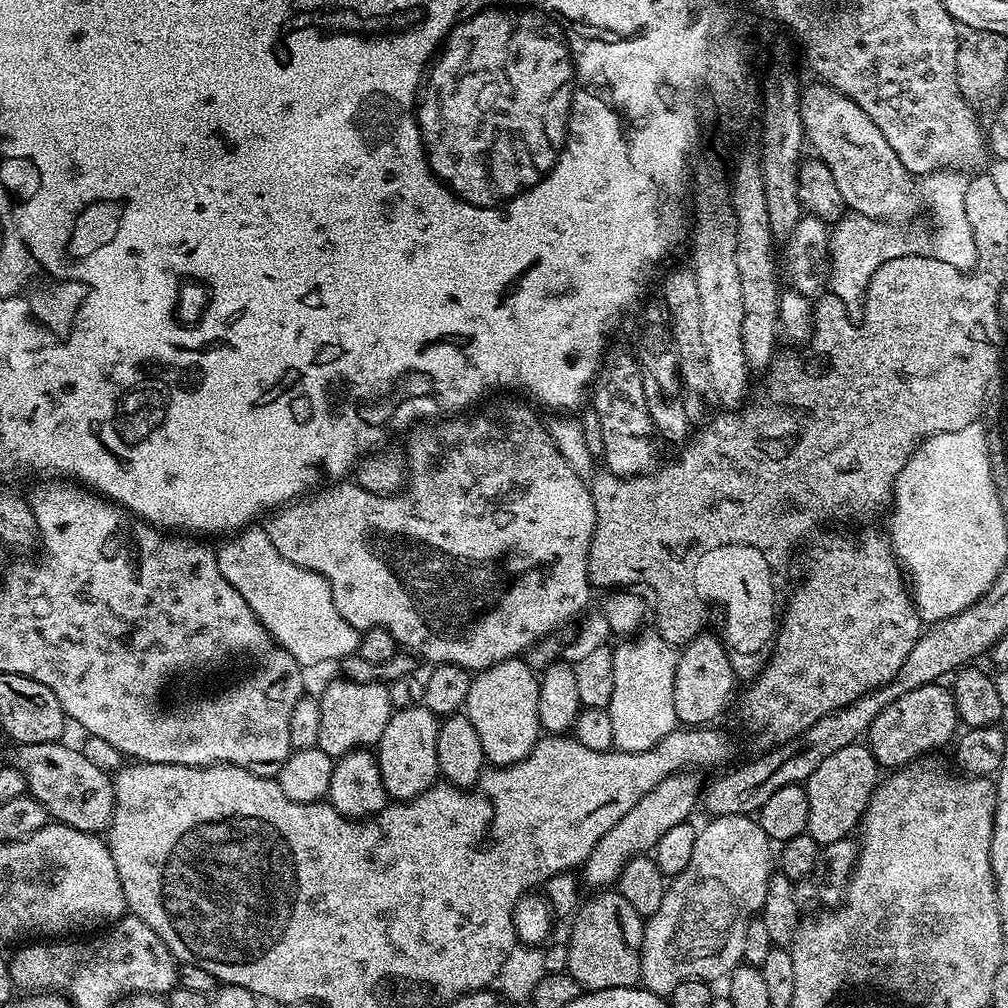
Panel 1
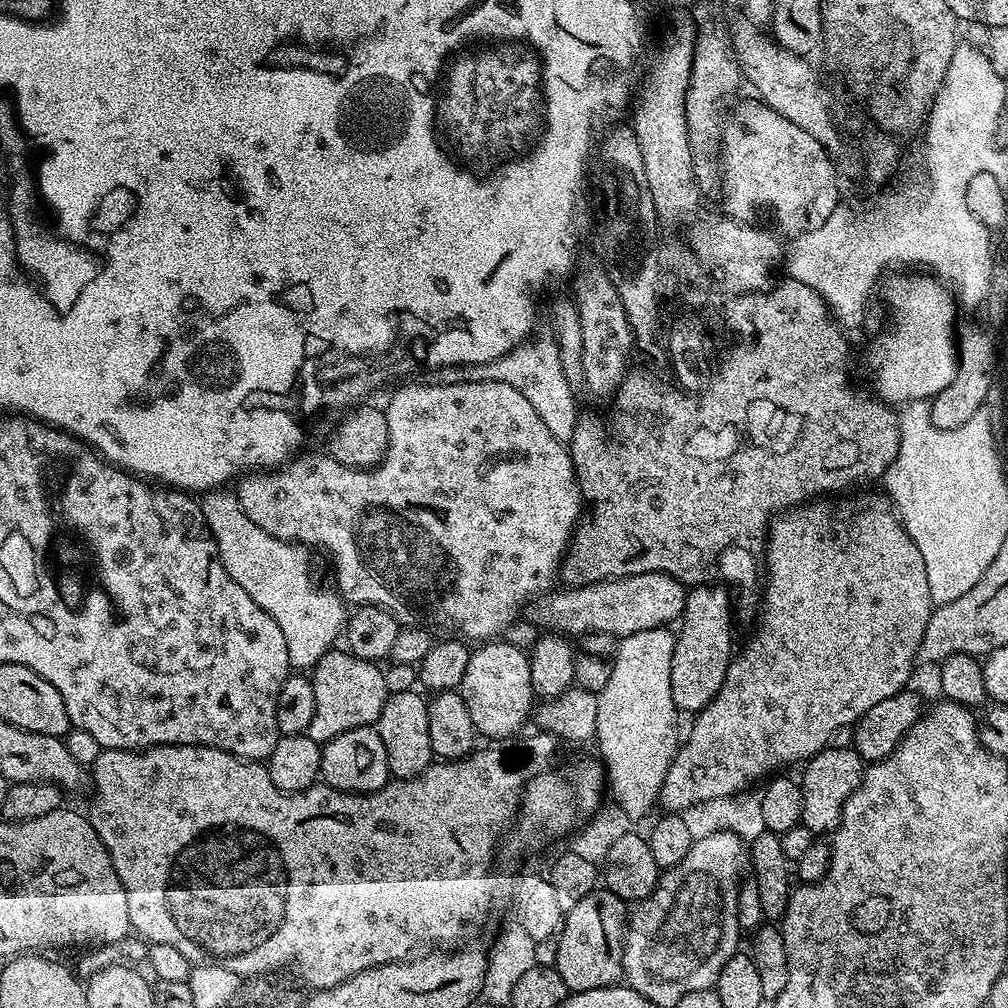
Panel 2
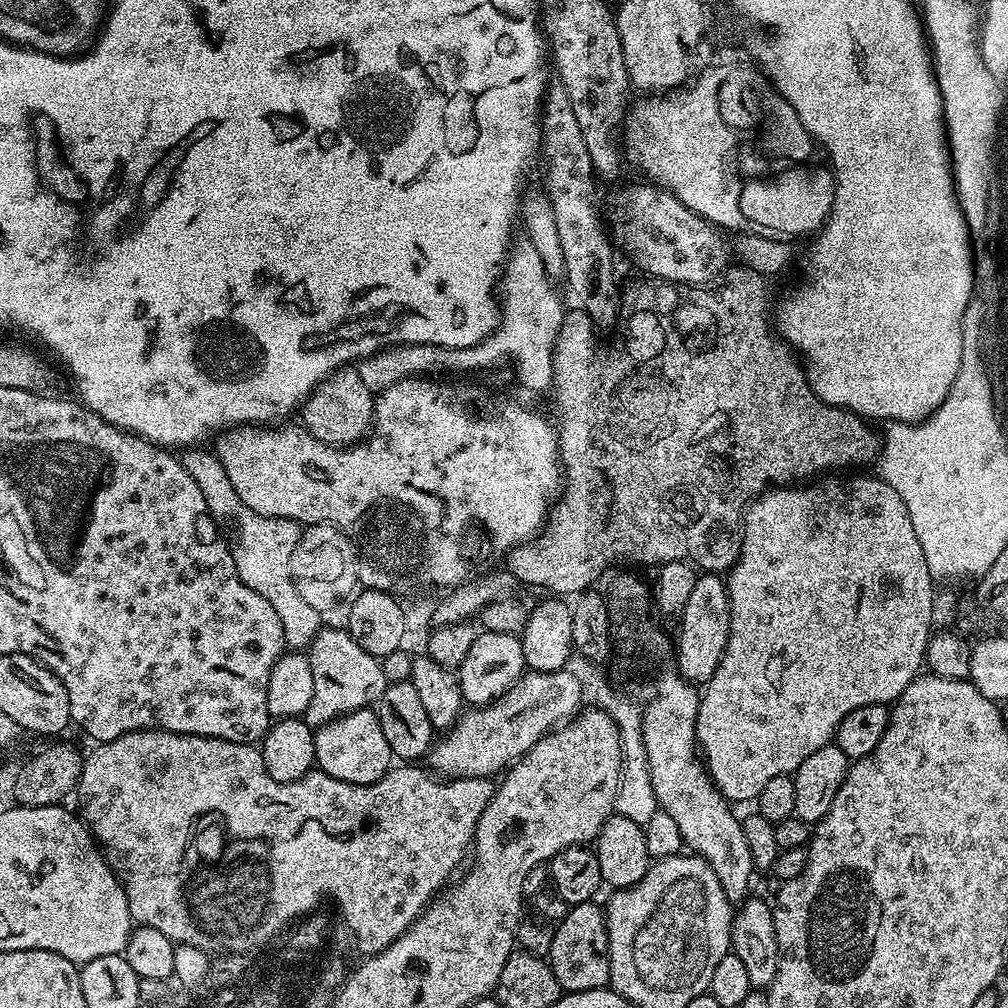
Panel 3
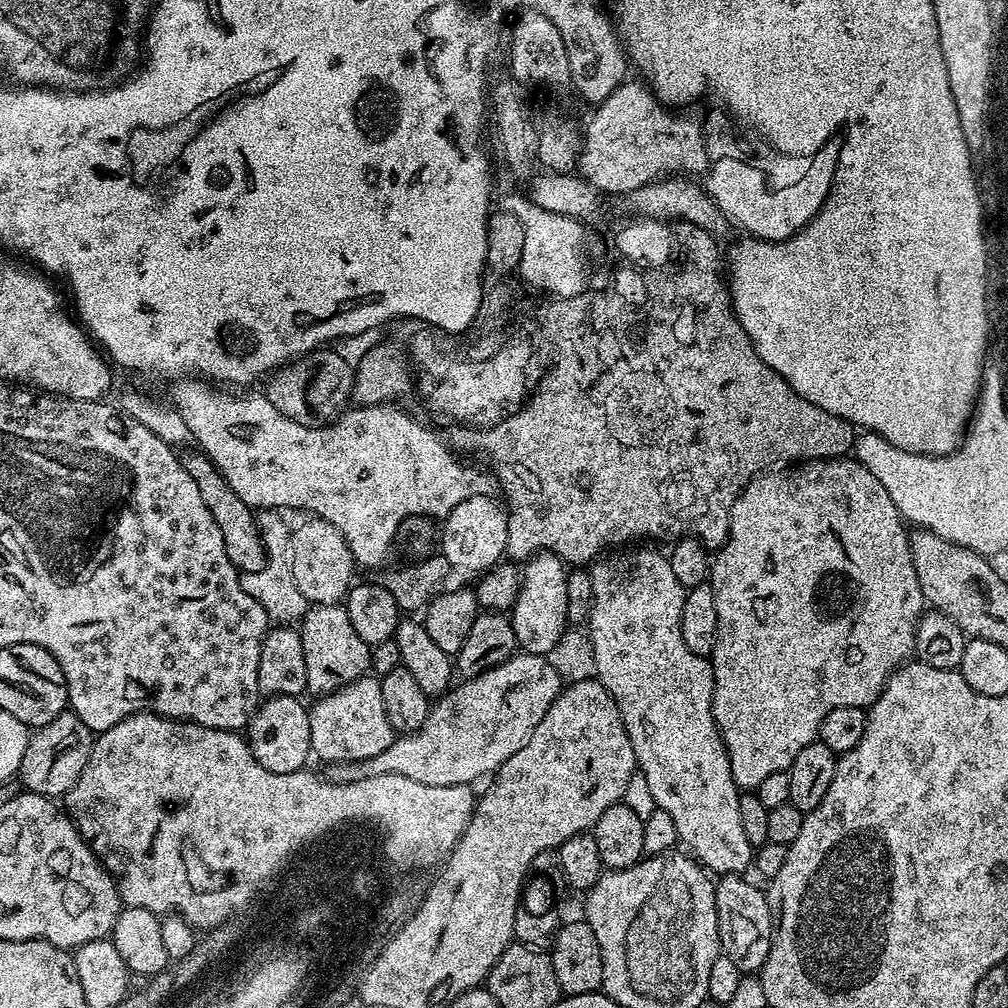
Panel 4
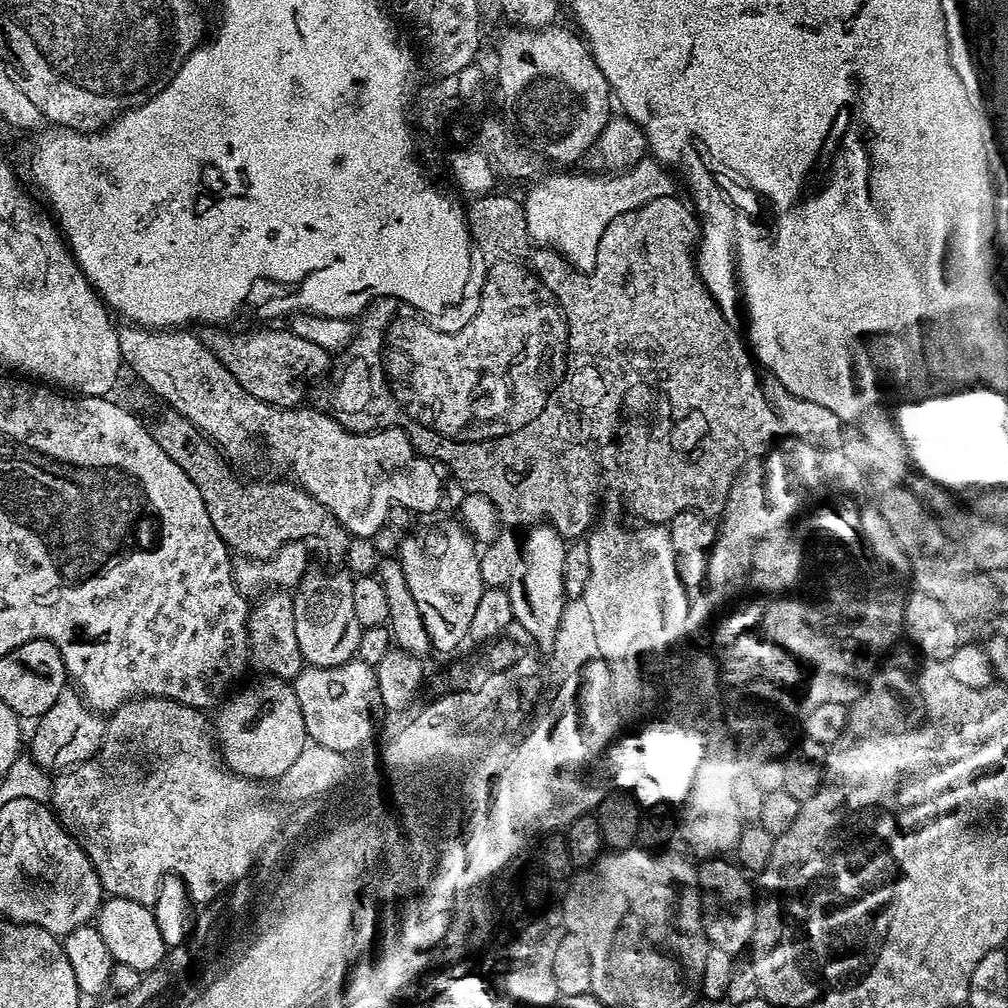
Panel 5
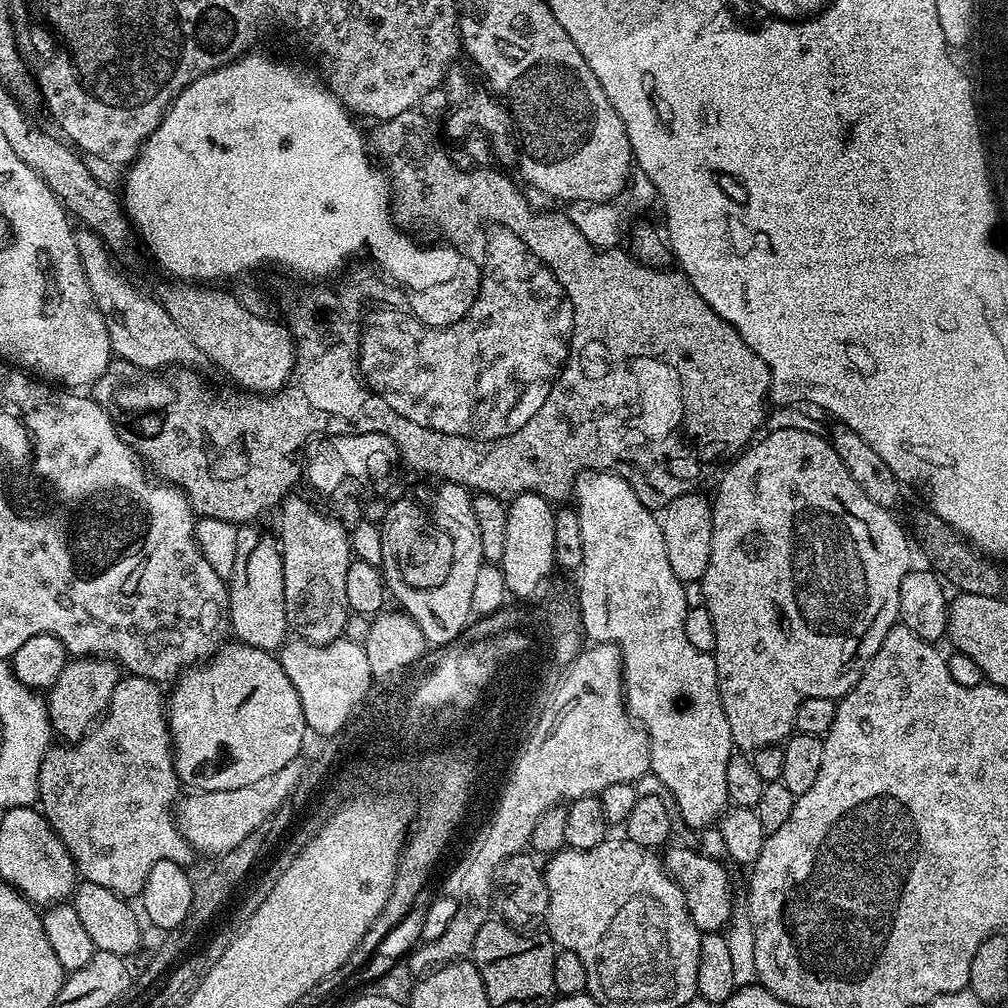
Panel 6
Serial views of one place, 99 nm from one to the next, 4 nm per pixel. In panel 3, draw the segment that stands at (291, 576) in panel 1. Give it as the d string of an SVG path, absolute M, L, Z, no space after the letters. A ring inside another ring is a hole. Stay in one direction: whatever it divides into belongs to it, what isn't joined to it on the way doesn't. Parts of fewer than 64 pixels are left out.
M194 446L187 449L182 456L184 468L194 478L198 490L202 490L202 498L206 498L212 519L221 525L229 524L232 527L230 547L238 578L242 578L242 582L250 586L254 594L262 594L262 598L274 606L278 619L282 621L285 645L292 650L307 649L313 638L320 633L322 613L302 600L288 573L290 556L301 536L301 524L296 520L266 518L262 514L254 514L254 510L250 510L250 506L246 506L242 498L234 494L234 486L230 486L230 478L226 478L226 470L219 458L211 451L202 451L204 450Z

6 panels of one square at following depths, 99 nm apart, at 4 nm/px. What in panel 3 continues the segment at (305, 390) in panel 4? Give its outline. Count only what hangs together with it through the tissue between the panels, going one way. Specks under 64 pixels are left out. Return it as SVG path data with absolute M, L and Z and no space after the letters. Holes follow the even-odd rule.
M343 368L323 379L311 394L305 397L298 416L304 419L301 420L302 427L314 438L318 438L318 442L343 448L350 444L359 444L367 437L372 426L373 407L374 393L365 386L355 369Z

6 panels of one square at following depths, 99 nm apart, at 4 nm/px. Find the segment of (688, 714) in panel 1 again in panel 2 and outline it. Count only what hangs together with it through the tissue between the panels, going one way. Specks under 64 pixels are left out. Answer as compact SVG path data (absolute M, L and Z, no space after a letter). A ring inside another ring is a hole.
M713 582L710 584L697 584L687 589L687 596L685 598L685 608L683 616L678 621L678 631L675 633L676 645L674 646L674 658L670 662L670 690L672 691L672 697L676 703L677 709L681 713L689 712L689 714L695 714L700 712L712 701L713 698L718 694L718 690L722 690L722 682L726 678L726 670L730 666L730 662L734 658L734 648L732 652L732 608L734 612L734 604L728 601L729 589L725 587L723 583Z

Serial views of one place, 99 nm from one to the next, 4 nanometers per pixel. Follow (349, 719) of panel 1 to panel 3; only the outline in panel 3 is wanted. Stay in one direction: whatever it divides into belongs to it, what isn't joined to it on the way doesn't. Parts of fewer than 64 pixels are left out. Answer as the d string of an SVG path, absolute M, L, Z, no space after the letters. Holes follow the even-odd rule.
M321 627L320 633L308 645L306 655L310 671L314 673L314 698L310 698L310 706L306 706L302 719L313 730L359 708L372 708L385 690L380 660L366 654L366 650L354 642L347 627Z

